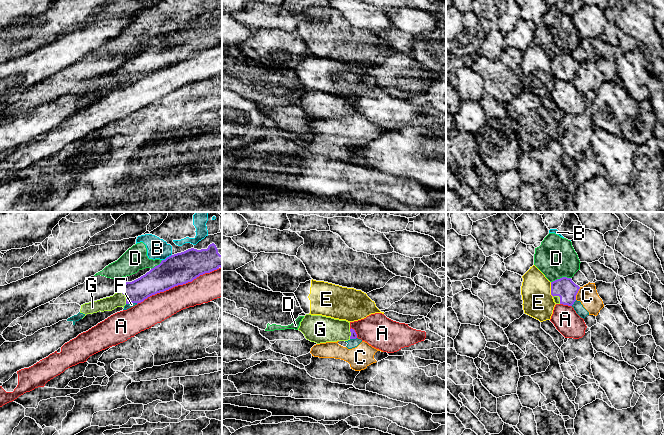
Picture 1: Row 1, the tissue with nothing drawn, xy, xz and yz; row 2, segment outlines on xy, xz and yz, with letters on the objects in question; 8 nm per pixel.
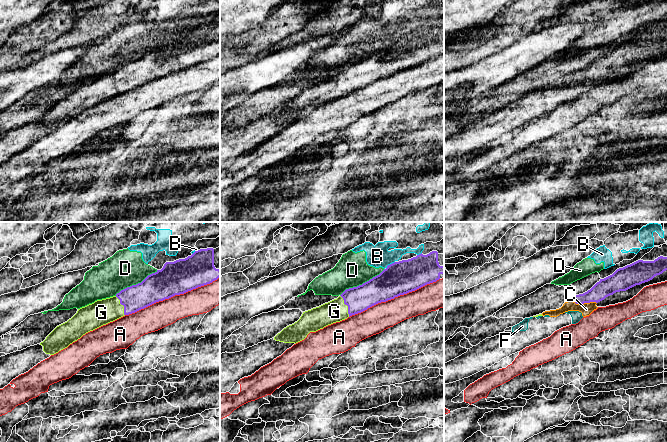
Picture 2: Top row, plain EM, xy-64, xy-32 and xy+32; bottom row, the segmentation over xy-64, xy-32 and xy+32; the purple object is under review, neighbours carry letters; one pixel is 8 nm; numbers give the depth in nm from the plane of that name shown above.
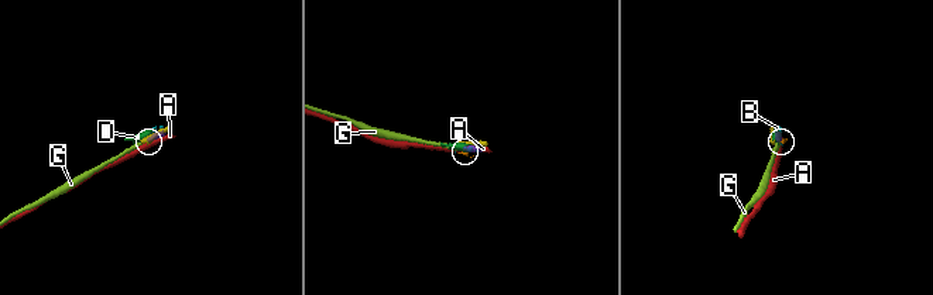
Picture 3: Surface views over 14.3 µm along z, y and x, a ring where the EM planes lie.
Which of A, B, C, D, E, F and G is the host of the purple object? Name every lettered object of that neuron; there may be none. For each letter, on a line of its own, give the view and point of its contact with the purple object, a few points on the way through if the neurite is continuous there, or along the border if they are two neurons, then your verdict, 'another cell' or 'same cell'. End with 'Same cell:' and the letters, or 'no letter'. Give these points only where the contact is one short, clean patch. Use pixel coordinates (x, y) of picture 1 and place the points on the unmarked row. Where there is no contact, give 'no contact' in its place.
A: xy (179, 60) | another cell
B: xy (167, 33) | another cell
C: yz (577, 68) | along yz (580, 63), (575, 75) | another cell
D: yz (560, 54) | along yz (570, 53), (560, 53), (551, 58) | another cell
E: yz (551, 65) | another cell
F: yz (573, 79) | along yz (576, 76), (571, 81) | another cell
G: xy (126, 73) | across xy (153, 58), (126, 73), (118, 75) | same cell
Same cell: G

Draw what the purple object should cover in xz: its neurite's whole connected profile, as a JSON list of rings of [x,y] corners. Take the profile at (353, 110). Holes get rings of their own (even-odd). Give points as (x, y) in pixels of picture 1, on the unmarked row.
[[[306,90],[298,104],[305,114],[317,120],[356,115],[357,110],[346,96]]]

